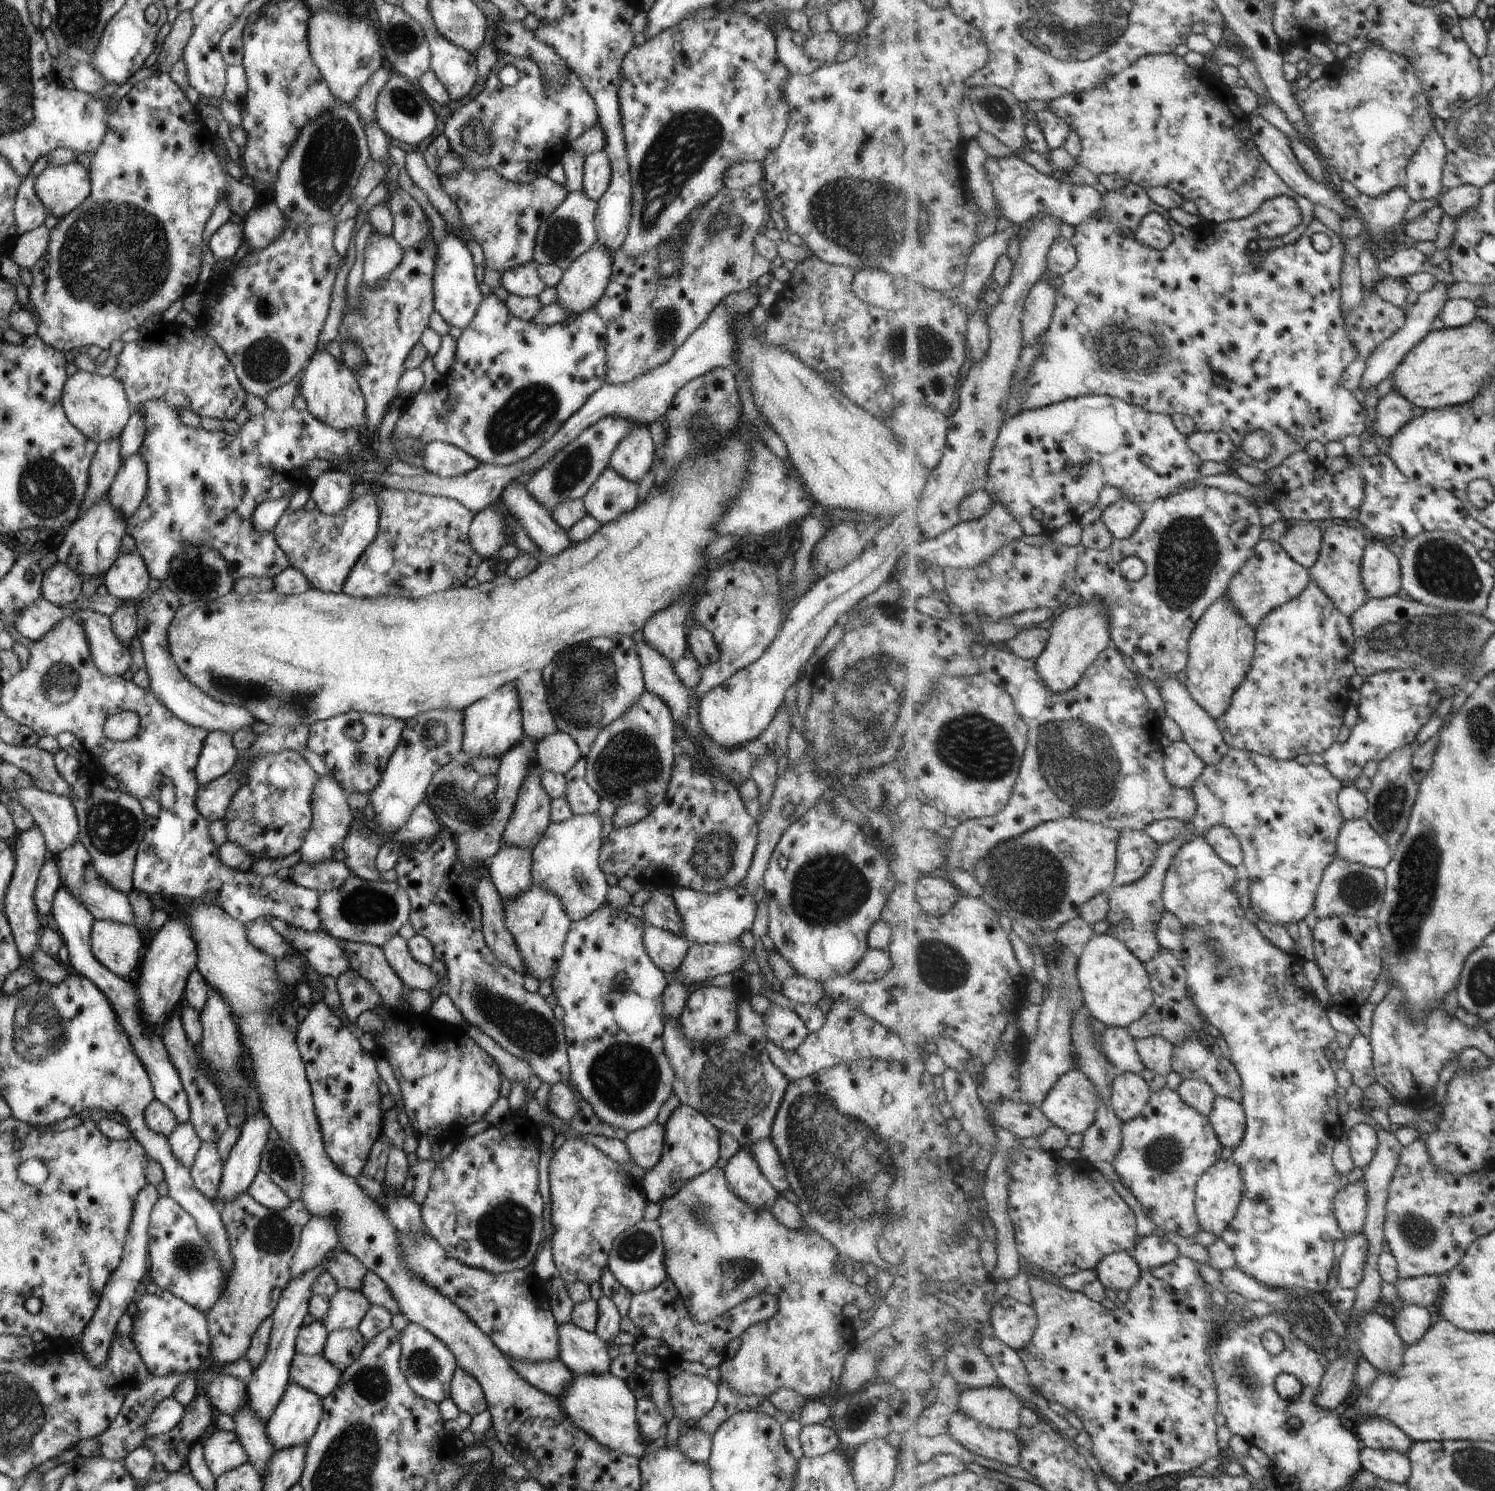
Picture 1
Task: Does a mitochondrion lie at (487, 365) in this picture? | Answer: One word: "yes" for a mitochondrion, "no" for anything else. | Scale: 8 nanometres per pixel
no

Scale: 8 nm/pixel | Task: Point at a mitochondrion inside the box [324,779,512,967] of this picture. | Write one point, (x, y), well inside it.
(356, 905)

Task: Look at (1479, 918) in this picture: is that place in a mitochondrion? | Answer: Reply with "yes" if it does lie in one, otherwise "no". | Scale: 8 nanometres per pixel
no

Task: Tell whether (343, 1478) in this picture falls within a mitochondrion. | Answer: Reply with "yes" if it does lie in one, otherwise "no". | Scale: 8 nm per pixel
yes

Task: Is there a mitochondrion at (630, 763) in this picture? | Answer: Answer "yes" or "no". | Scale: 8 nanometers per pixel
yes

